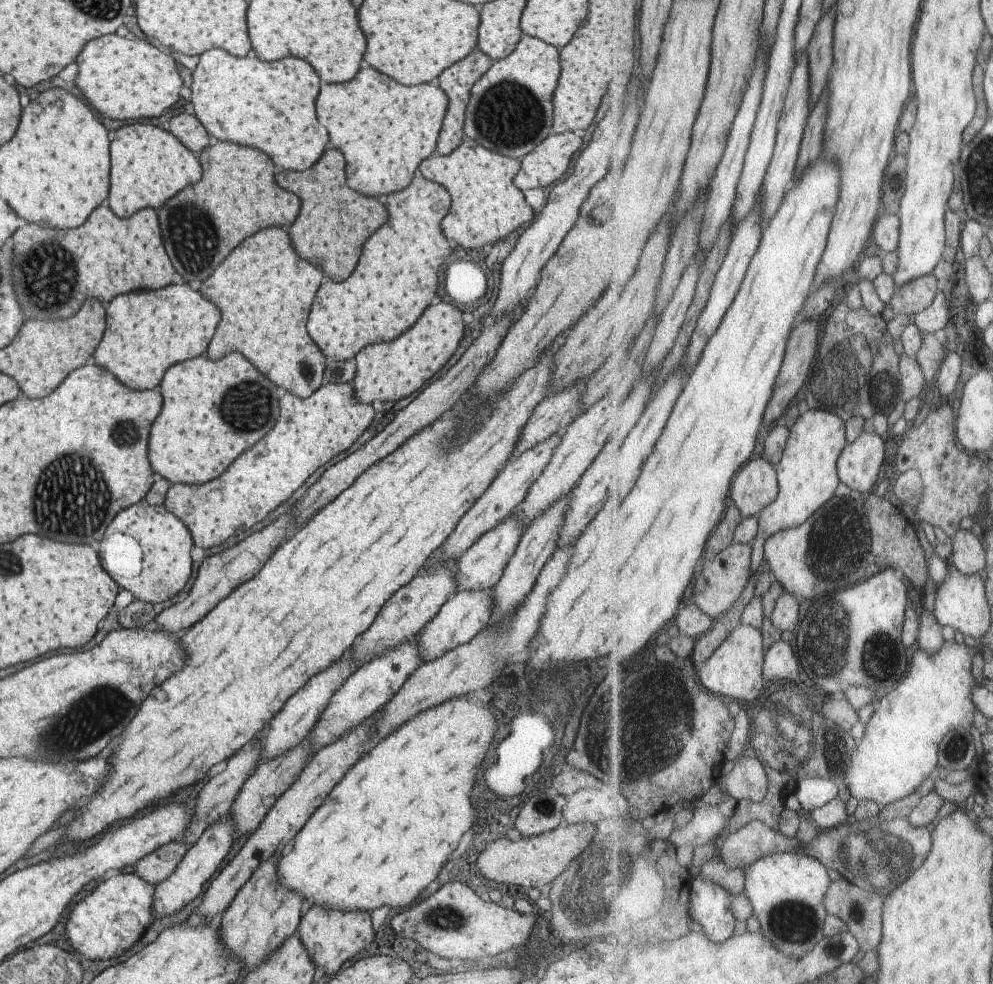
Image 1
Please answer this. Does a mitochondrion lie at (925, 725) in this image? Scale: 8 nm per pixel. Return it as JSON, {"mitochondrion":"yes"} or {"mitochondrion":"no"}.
{"mitochondrion":"no"}

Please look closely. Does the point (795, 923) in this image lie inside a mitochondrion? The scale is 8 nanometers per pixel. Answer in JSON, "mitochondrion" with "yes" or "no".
{"mitochondrion":"yes"}

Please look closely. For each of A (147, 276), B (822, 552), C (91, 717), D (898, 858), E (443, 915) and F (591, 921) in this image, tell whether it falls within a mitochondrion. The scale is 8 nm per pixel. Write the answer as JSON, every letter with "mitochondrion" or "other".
{"A":"other","B":"mitochondrion","C":"mitochondrion","D":"mitochondrion","E":"mitochondrion","F":"mitochondrion"}

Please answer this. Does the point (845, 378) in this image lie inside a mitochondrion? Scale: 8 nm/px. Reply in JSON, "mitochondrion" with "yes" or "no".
{"mitochondrion":"yes"}

